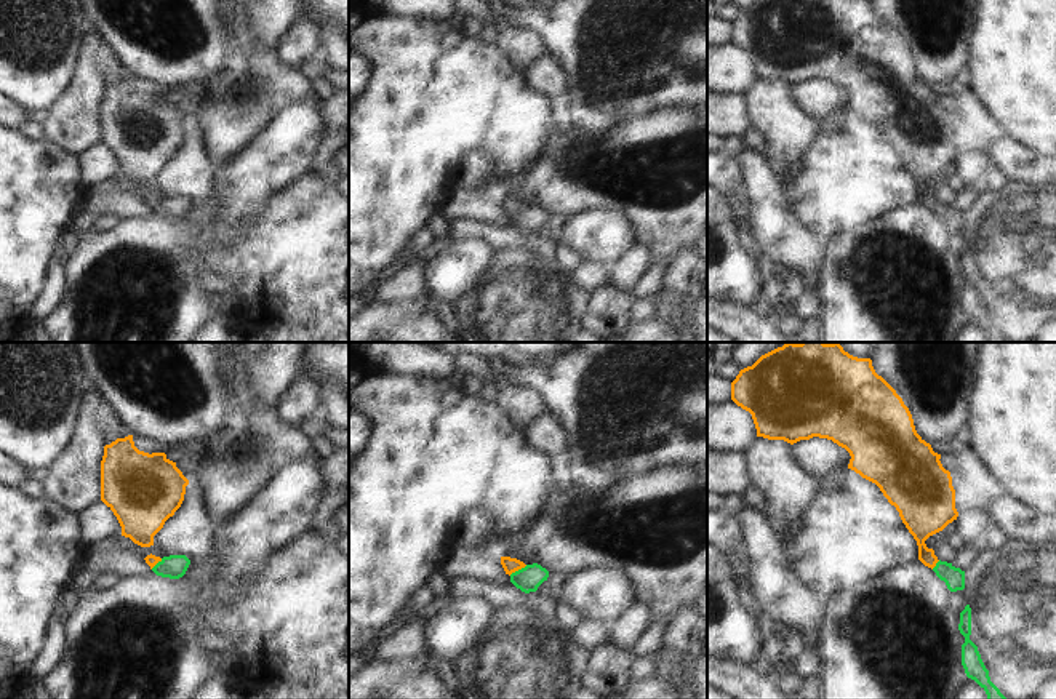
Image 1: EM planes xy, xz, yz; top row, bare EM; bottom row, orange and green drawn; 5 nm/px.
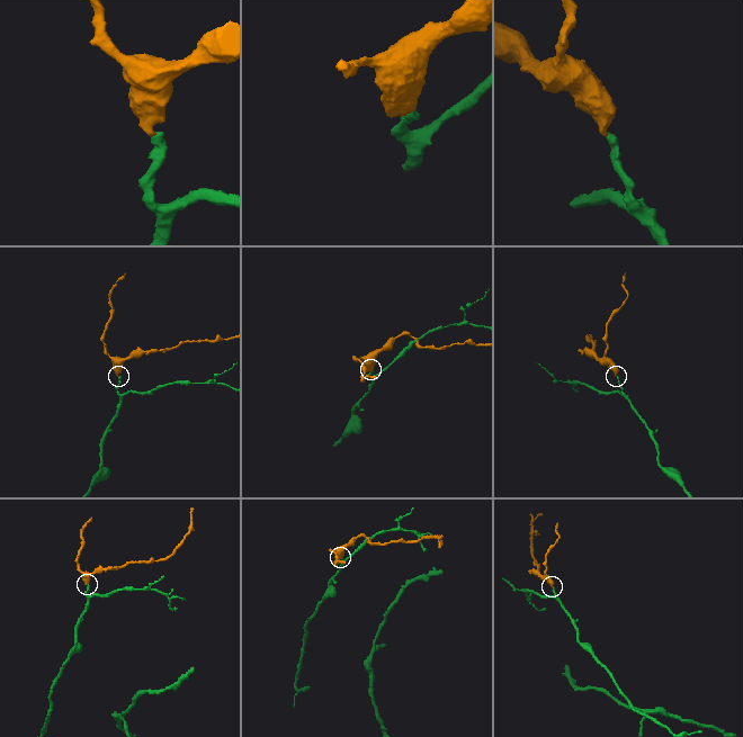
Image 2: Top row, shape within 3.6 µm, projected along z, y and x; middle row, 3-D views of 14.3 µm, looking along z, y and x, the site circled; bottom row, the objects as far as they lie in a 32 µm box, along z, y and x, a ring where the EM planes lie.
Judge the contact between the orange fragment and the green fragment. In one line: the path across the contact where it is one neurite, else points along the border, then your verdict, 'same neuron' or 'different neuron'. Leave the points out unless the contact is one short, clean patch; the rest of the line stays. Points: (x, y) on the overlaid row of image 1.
way xz (511, 565), (517, 570), (524, 576), (532, 576); same neuron

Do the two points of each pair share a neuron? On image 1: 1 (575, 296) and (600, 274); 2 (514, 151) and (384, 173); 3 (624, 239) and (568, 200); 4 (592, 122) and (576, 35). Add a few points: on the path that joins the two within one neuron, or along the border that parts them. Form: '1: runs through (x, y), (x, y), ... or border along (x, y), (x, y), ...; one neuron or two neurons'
1: border along (568, 274), (570, 280), (581, 291), (588, 293); two neurons
2: runs through (482, 138), (420, 138), (416, 141); one neuron
3: border along (621, 213), (581, 210), (567, 218); two neurons
4: runs through (592, 101), (592, 56); one neuron

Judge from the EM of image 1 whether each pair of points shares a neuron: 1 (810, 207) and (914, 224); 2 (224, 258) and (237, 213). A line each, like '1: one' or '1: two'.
1: two
2: two

